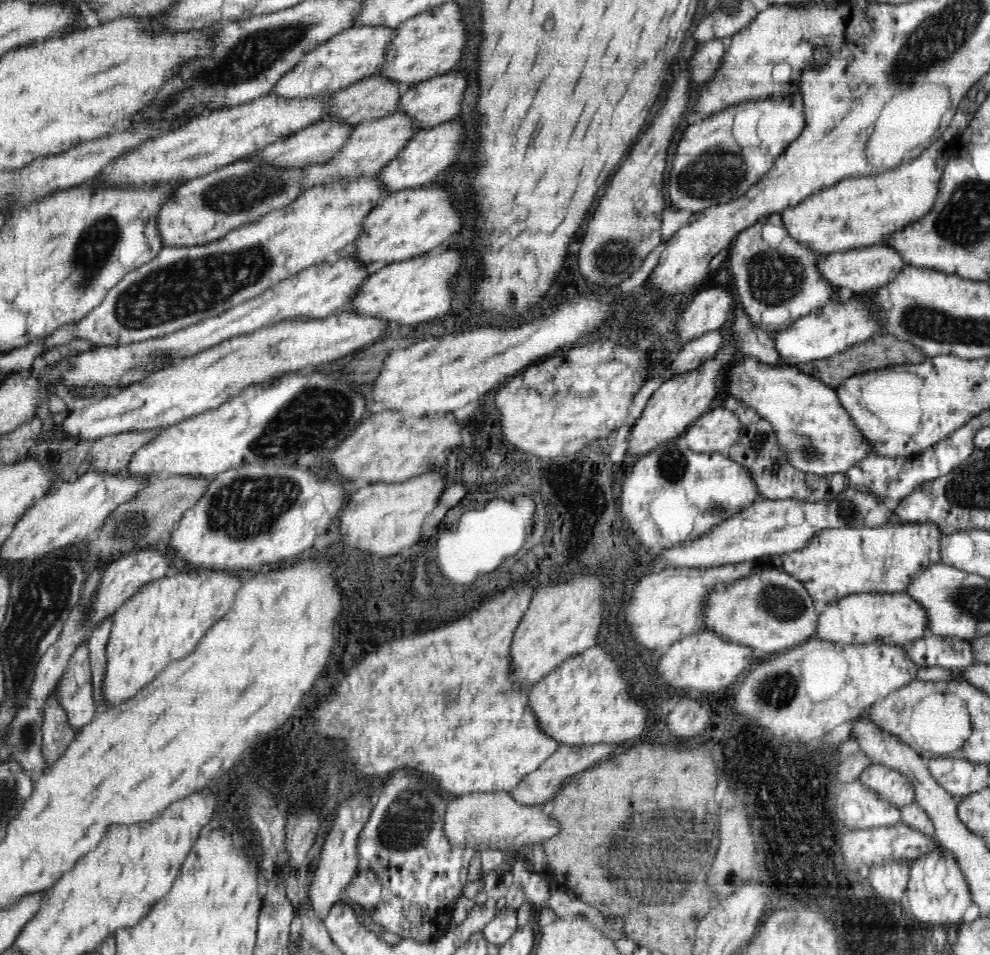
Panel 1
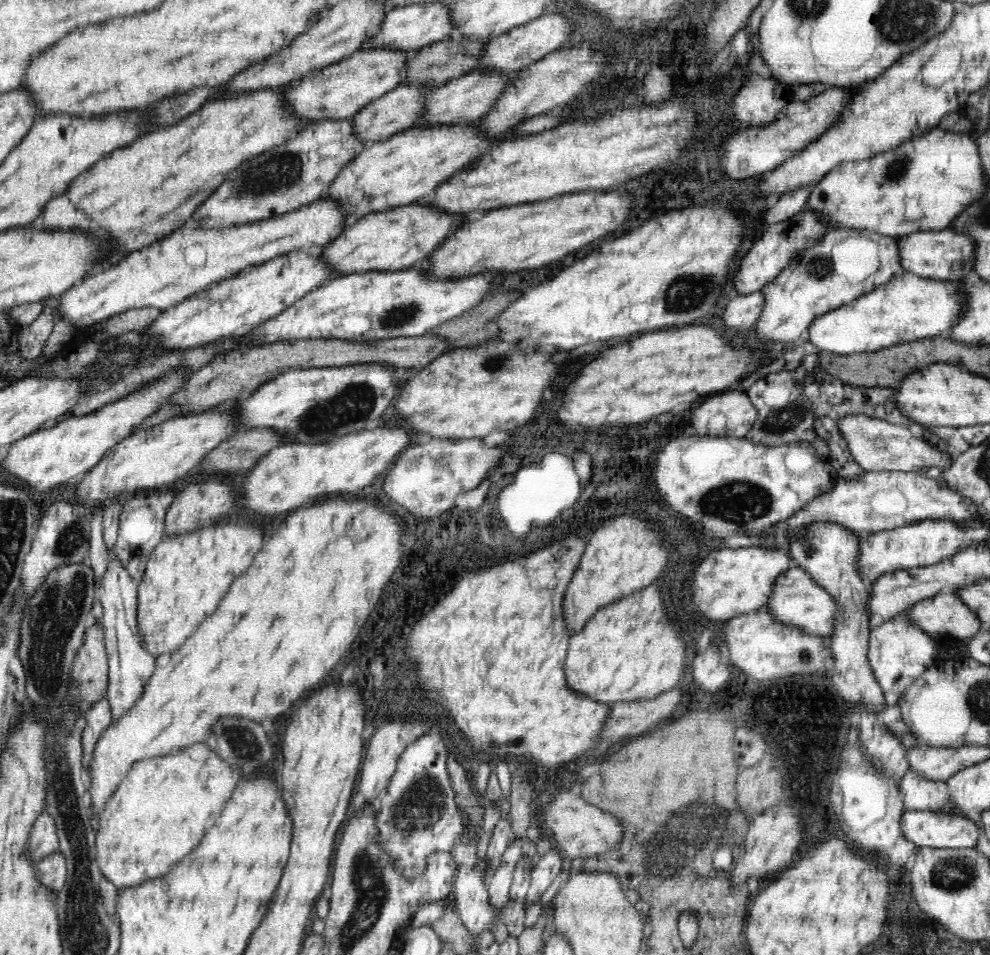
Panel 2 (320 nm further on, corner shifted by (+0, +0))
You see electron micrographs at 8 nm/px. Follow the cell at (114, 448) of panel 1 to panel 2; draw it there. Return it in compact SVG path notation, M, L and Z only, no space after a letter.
M434 334L417 337L398 337L382 339L381 341L342 341L342 340L308 340L298 341L296 344L270 344L264 348L232 352L229 356L217 358L209 362L200 370L190 374L186 386L170 396L166 404L181 404L183 410L179 413L194 411L194 413L211 409L216 405L230 402L233 398L242 398L249 395L258 383L266 382L275 375L282 374L290 369L303 367L339 367L346 365L386 364L394 368L421 367L430 364L440 355L448 352L448 343L444 337Z

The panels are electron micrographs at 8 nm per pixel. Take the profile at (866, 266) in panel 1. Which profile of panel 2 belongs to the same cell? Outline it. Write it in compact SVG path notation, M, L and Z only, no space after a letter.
M950 228L938 231L918 231L896 239L902 270L920 277L956 281L973 276L971 258L973 246L969 238Z

